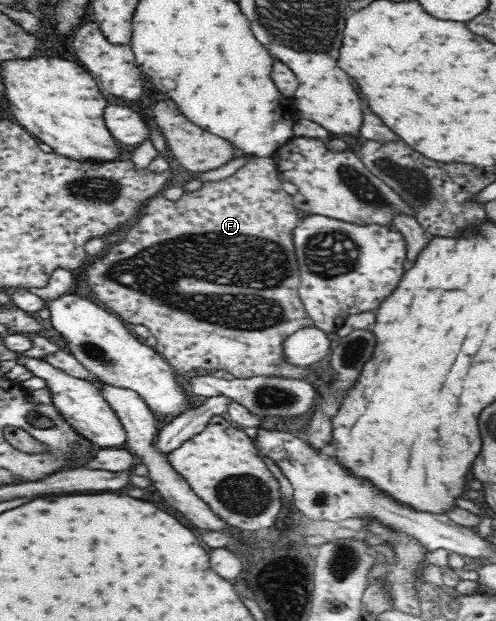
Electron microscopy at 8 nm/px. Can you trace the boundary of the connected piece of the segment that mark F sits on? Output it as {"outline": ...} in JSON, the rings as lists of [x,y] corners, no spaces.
{"outline":[[[250,157],[244,167],[240,167],[234,175],[230,175],[220,181],[204,182],[200,189],[186,192],[177,201],[167,199],[163,194],[151,197],[144,202],[141,213],[137,215],[126,235],[121,237],[120,243],[112,245],[106,255],[94,257],[93,261],[86,263],[86,283],[93,293],[94,301],[98,299],[104,303],[109,311],[128,324],[143,325],[150,330],[152,337],[156,338],[155,351],[172,366],[175,377],[183,382],[184,373],[197,369],[201,373],[211,373],[221,369],[228,371],[239,379],[249,379],[252,376],[268,376],[304,379],[311,376],[315,378],[313,366],[296,367],[290,365],[284,357],[284,341],[306,327],[314,327],[314,323],[305,311],[300,299],[300,270],[293,244],[293,229],[300,223],[298,211],[294,205],[293,195],[288,194],[282,188],[283,179],[277,172],[277,165],[272,157]]]}

